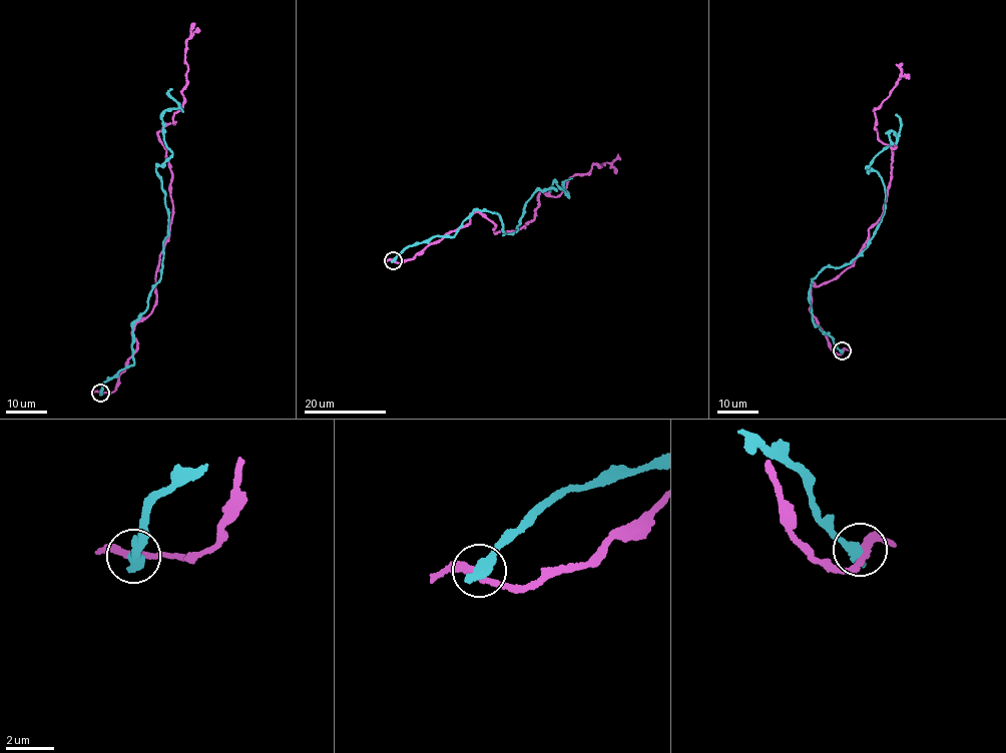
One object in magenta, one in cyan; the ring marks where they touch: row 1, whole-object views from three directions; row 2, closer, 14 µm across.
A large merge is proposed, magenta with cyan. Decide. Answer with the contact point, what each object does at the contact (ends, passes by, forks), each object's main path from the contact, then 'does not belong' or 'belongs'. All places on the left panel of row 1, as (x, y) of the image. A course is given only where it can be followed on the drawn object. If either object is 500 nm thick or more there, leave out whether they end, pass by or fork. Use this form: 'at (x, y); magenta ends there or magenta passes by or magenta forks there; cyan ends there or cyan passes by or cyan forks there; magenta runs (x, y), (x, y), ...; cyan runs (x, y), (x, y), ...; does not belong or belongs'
at (100, 393); magenta runs (100, 393), (115, 390), (136, 350), (134, 325), (157, 298), (173, 207), (157, 131), (183, 102), (194, 23); cyan runs (100, 393), (133, 364), (132, 324), (162, 271), (155, 165), (171, 153), (171, 89); does not belong

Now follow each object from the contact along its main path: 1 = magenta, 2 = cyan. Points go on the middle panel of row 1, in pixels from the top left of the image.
1: (393, 259), (413, 257), (476, 211), (495, 231), (525, 227), (540, 191), (558, 196), (574, 174), (620, 159)
2: (393, 259), (453, 236), (476, 209), (515, 232), (531, 196), (556, 190), (553, 181), (567, 193), (572, 177)

